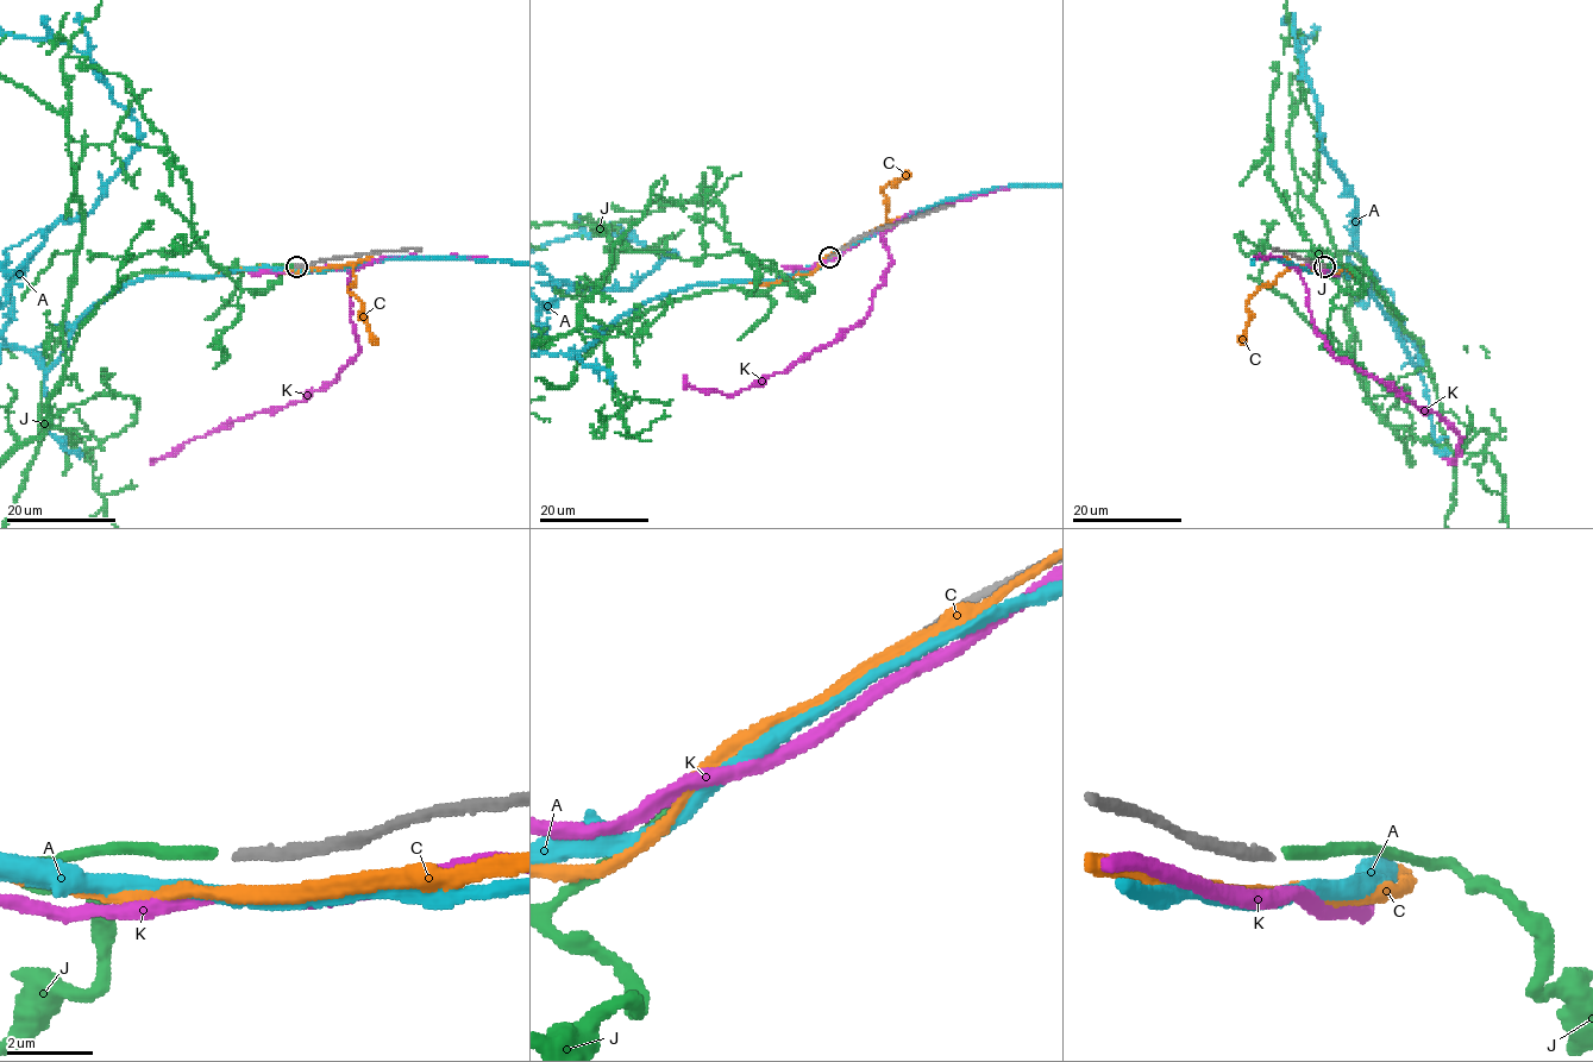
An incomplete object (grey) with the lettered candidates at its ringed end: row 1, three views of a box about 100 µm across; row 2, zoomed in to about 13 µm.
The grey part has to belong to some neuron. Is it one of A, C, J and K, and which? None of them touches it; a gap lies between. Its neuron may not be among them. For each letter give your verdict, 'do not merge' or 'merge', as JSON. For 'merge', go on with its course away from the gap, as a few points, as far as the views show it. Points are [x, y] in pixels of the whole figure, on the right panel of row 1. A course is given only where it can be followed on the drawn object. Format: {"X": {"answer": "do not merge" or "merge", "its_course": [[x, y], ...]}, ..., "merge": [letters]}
{"A": {"answer": "do not merge"}, "C": {"answer": "do not merge"}, "J": {"answer": "merge"}, "K": {"answer": "do not merge"}, "merge": ["J"]}

